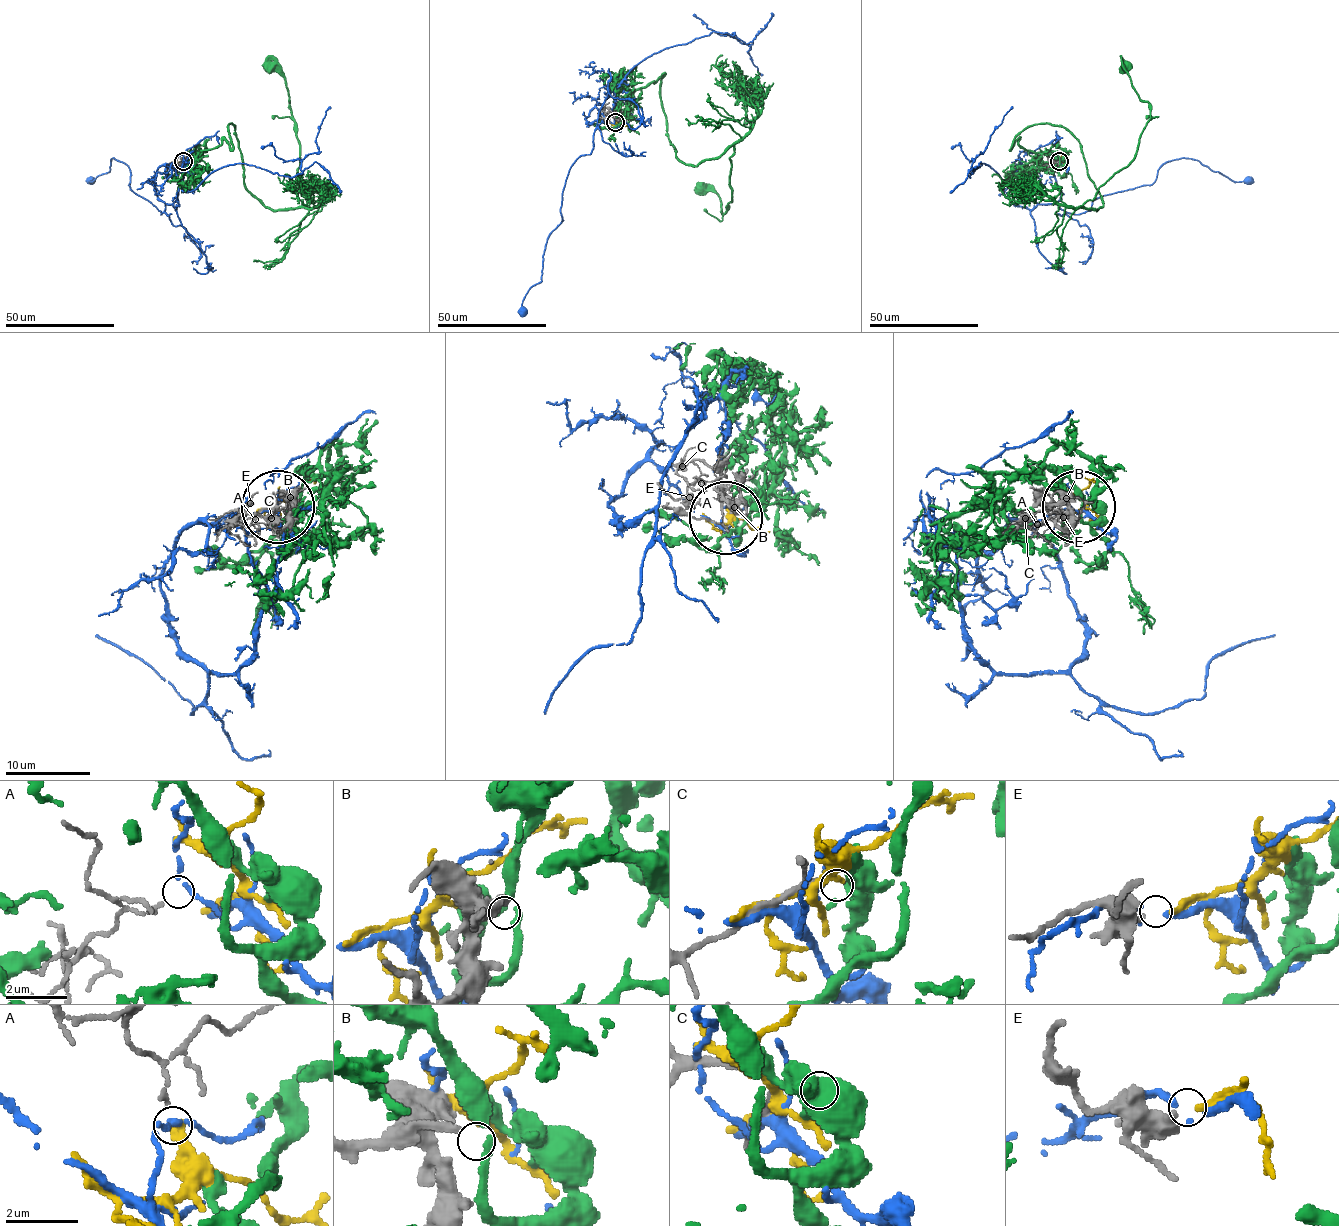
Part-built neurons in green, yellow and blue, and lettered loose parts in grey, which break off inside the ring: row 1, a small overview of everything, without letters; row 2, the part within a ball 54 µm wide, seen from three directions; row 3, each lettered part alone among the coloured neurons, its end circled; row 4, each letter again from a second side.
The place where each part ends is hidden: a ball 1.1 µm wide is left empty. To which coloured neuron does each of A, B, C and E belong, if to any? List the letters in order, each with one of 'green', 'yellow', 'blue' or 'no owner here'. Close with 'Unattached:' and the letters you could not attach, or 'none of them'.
A: blue
B: green
C: no owner here
E: yellow
Unattached: C

